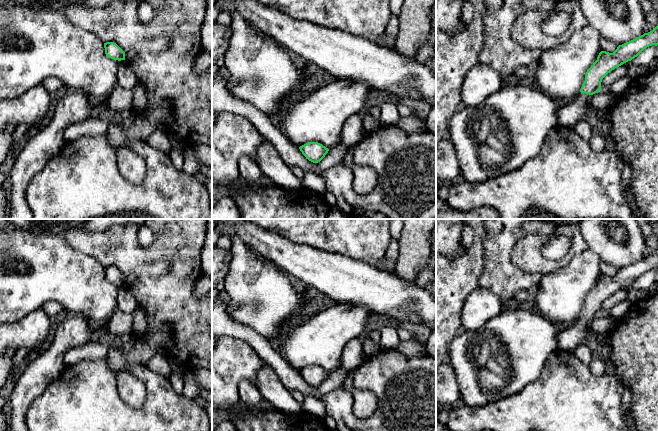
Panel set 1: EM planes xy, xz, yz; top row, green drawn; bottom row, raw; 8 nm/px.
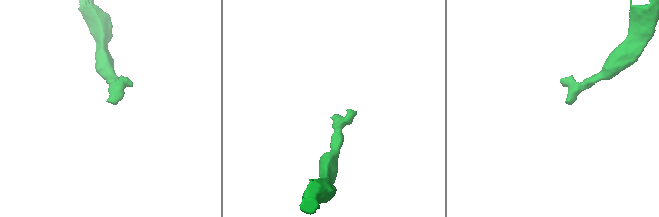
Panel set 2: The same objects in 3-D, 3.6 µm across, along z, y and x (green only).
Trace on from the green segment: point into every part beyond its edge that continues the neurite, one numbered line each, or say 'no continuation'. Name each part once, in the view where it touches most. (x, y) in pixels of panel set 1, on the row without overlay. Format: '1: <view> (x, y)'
1: yz (570, 337)

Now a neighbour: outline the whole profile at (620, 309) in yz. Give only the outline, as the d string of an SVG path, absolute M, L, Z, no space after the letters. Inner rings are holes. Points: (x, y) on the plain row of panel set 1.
M624 300L623 302L620 302L615 307L613 307L609 311L608 315L610 315L616 320L619 320L628 312L630 306L631 306L631 303L627 300Z

